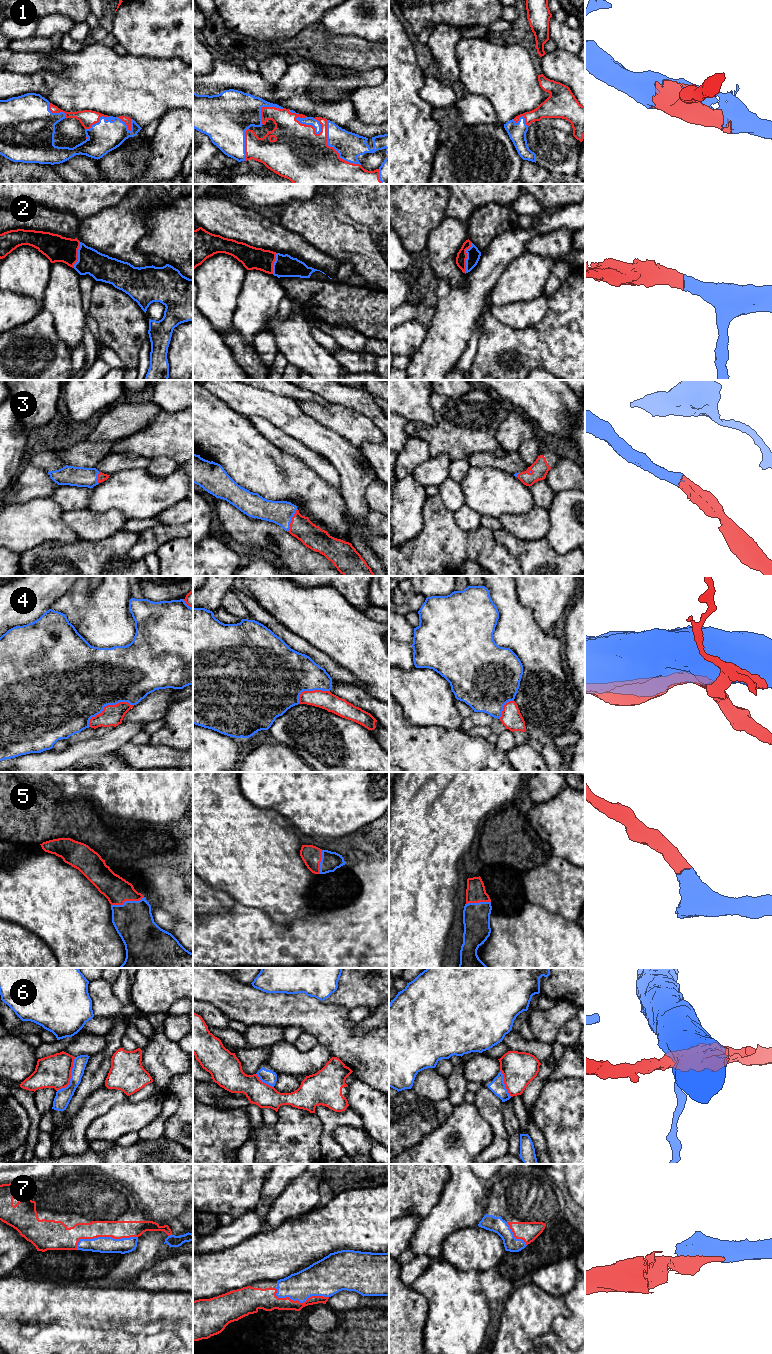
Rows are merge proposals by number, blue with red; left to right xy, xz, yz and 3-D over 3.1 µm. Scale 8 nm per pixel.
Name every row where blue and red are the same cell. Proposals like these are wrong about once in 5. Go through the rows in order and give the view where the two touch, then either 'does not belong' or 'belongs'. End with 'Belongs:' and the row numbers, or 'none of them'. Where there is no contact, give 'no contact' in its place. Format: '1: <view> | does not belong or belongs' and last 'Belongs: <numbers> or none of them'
1: xz | belongs
2: yz | belongs
3: xz | belongs
4: xy | belongs
5: xy | belongs
6: xy | does not belong
7: xy | belongs
Belongs: 1, 2, 3, 4, 5, 7

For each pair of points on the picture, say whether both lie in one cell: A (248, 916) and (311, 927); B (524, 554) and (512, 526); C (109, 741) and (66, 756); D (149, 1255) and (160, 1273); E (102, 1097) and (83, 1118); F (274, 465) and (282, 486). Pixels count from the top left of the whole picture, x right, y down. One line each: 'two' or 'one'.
A: one
B: two
C: one
D: two
E: one
F: one

